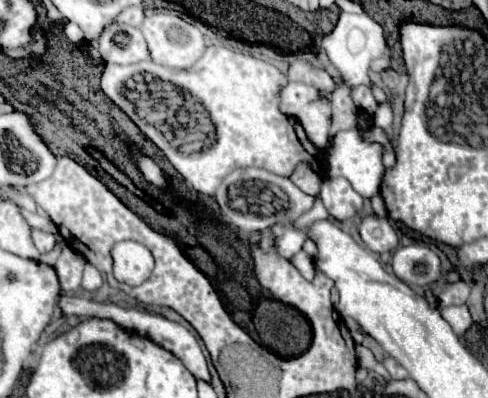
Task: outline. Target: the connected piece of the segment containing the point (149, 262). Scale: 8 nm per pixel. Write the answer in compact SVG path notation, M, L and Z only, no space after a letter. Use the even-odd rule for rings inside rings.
M132 240L118 242L112 248L112 258L116 280L132 286L142 284L152 274L154 268L154 258L148 252L148 248Z

